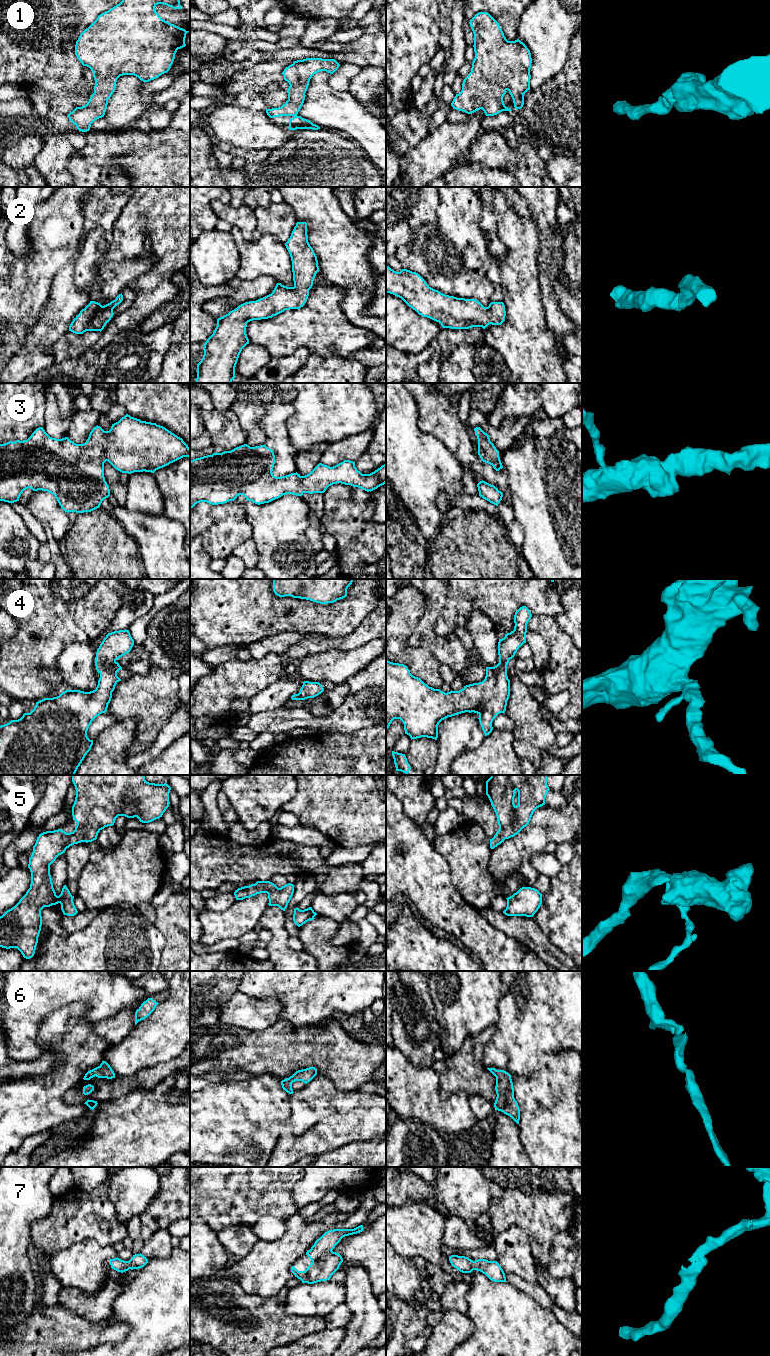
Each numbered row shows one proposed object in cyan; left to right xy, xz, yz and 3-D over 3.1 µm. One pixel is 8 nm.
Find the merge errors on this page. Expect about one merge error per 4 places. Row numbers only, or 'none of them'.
none of them

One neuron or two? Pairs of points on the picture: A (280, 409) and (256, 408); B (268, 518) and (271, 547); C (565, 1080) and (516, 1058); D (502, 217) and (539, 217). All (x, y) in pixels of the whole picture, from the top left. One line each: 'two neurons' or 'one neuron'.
A: two neurons
B: one neuron
C: two neurons
D: two neurons

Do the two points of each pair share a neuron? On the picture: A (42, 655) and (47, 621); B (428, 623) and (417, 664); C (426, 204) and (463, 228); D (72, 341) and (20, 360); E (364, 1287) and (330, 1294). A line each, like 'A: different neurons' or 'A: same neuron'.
A: same neuron
B: different neurons
C: different neurons
D: different neurons
E: different neurons

